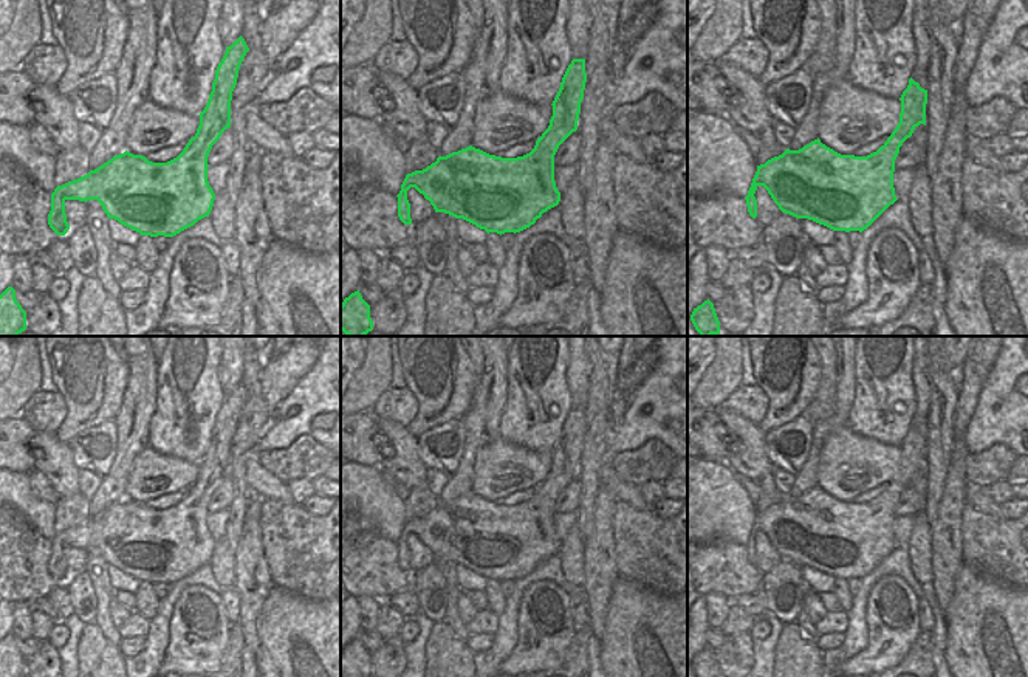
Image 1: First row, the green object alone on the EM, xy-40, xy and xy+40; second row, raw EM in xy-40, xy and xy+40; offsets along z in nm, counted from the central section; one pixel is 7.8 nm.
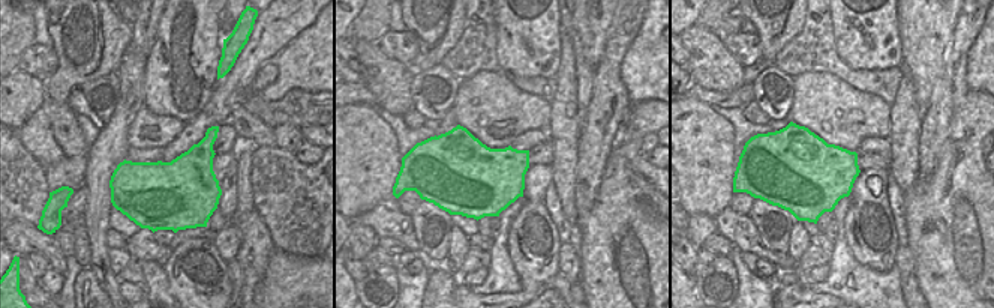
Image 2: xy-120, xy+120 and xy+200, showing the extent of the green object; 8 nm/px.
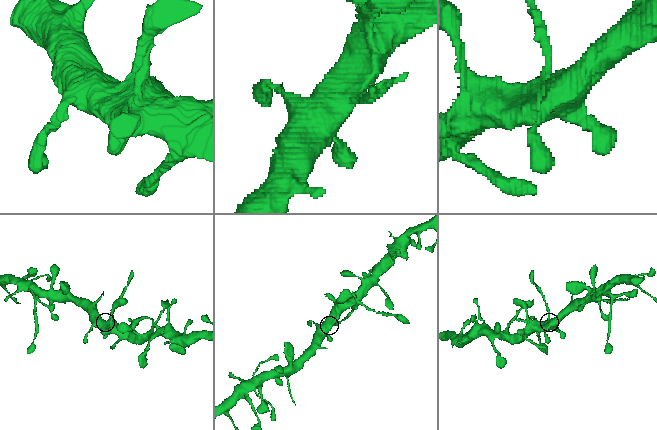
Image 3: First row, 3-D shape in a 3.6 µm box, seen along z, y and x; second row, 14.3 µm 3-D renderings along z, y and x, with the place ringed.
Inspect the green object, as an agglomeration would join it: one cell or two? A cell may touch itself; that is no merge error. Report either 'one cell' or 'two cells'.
two cells

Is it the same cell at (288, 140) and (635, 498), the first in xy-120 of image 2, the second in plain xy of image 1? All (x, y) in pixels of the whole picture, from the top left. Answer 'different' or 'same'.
different

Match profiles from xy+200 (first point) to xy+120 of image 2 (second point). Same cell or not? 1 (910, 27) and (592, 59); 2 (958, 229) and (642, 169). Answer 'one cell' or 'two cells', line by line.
1: one cell
2: two cells

